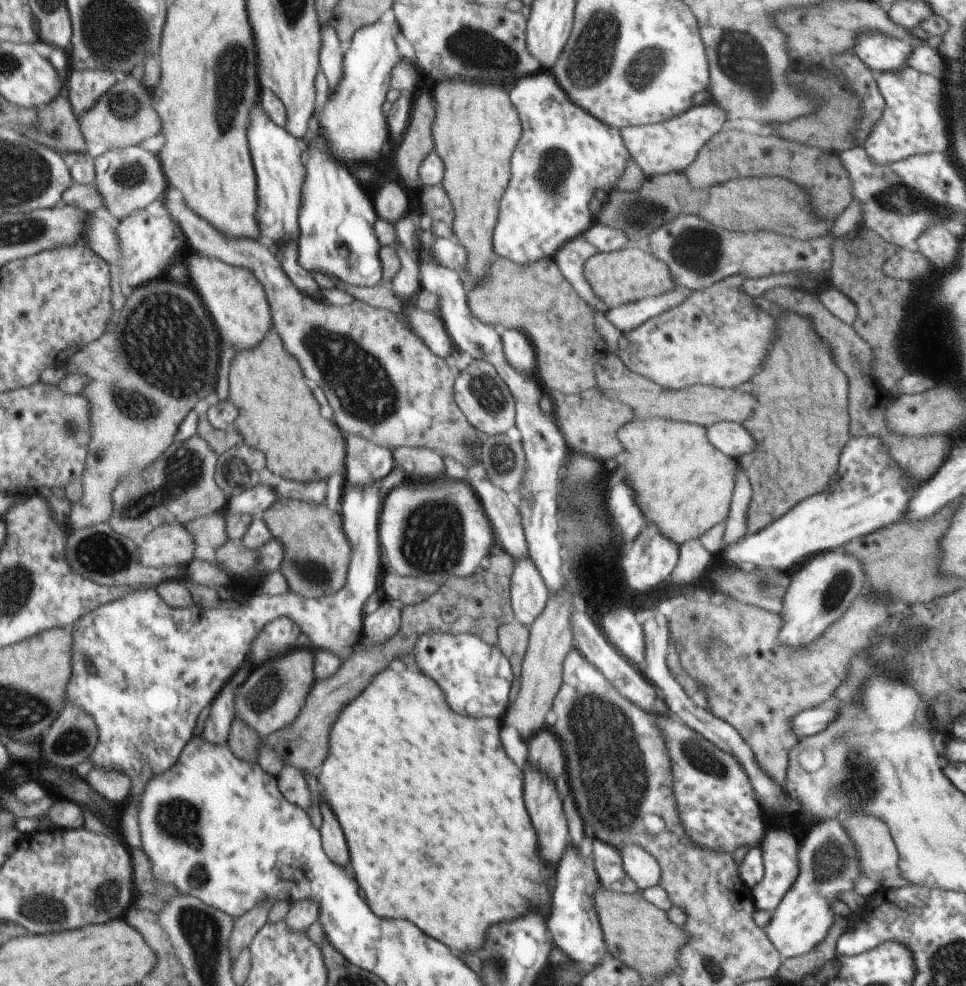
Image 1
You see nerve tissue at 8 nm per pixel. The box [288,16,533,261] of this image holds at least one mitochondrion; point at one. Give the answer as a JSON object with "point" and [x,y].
{"point":[477,51]}

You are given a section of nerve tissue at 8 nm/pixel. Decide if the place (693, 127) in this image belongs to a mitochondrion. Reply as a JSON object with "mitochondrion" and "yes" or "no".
{"mitochondrion":"no"}

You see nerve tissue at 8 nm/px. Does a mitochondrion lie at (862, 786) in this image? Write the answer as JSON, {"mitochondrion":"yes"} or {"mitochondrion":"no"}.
{"mitochondrion":"yes"}

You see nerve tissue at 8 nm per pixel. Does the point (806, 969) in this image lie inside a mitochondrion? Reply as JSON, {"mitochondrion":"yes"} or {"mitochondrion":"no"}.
{"mitochondrion":"no"}

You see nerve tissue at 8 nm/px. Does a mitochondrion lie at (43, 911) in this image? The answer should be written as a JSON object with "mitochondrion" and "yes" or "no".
{"mitochondrion":"yes"}

